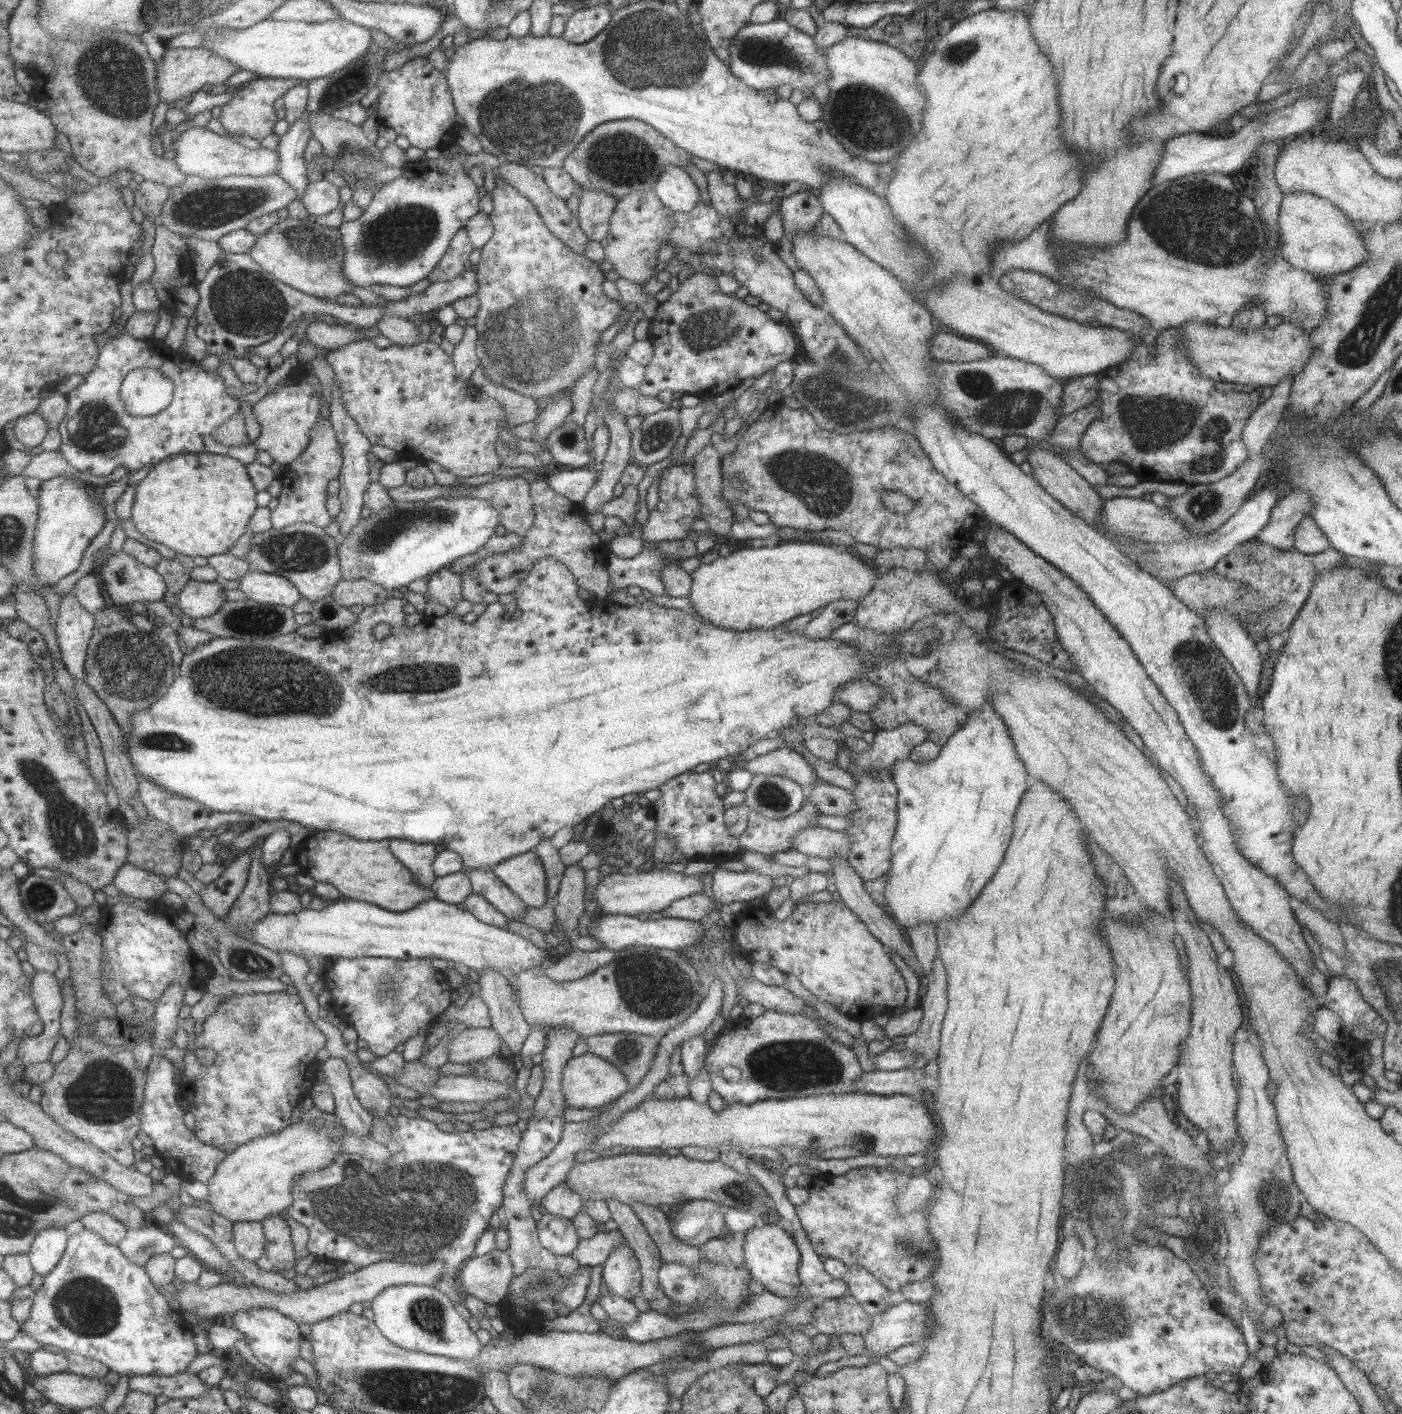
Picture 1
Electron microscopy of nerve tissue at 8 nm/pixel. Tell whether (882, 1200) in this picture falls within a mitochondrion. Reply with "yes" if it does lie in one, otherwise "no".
no

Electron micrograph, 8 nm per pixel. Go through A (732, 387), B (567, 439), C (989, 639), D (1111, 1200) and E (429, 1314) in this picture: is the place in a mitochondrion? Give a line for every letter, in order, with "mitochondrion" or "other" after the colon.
A: other
B: mitochondrion
C: other
D: mitochondrion
E: mitochondrion

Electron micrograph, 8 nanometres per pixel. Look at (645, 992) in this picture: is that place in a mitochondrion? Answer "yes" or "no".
yes

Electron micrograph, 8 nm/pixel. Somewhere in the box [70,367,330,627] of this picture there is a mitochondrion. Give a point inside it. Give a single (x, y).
(118, 575)

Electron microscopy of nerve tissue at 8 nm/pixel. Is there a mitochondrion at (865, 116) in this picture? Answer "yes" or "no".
yes

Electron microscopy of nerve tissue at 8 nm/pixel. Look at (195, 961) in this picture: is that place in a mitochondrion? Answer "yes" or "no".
no

